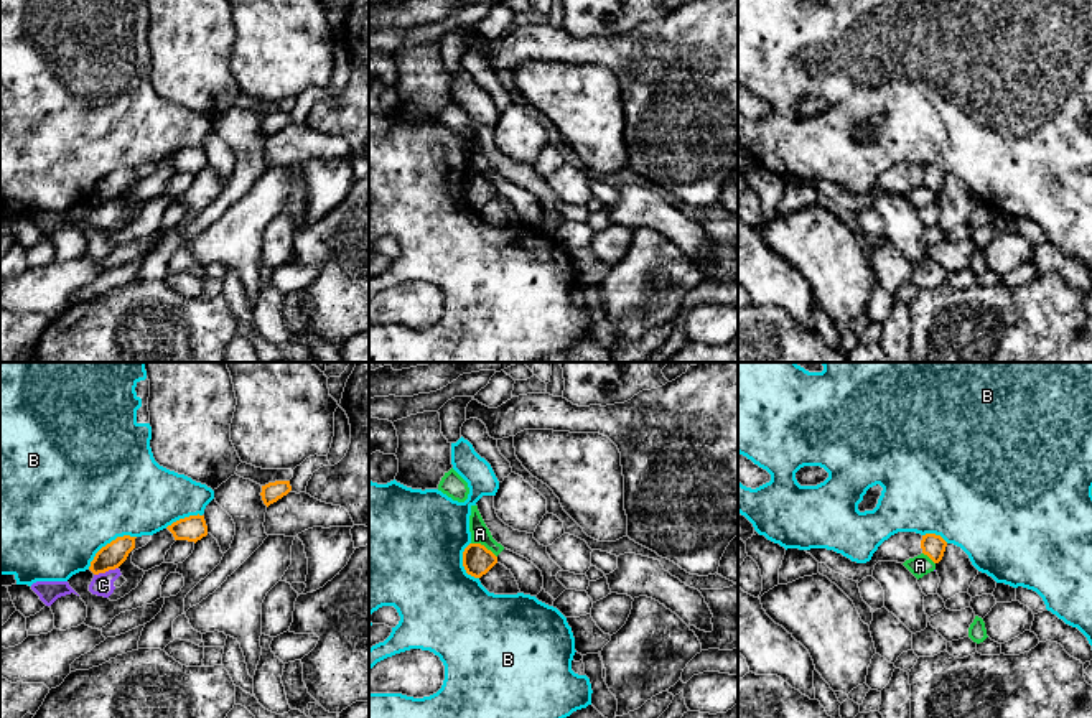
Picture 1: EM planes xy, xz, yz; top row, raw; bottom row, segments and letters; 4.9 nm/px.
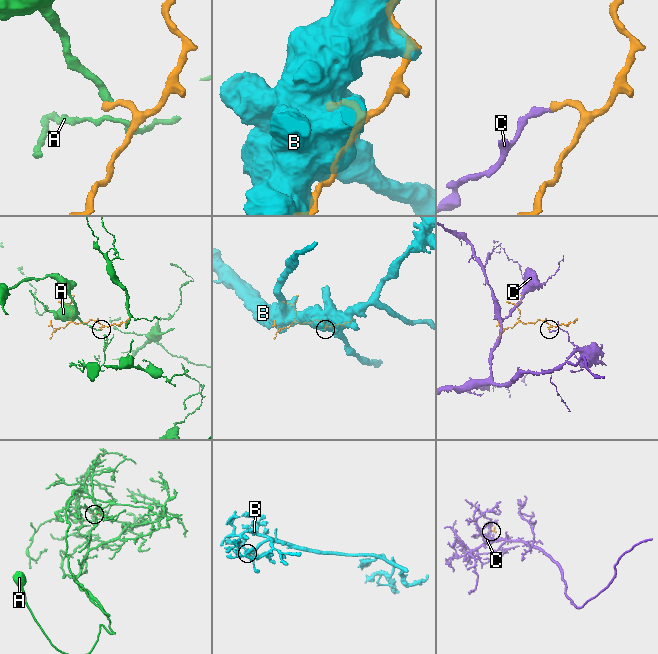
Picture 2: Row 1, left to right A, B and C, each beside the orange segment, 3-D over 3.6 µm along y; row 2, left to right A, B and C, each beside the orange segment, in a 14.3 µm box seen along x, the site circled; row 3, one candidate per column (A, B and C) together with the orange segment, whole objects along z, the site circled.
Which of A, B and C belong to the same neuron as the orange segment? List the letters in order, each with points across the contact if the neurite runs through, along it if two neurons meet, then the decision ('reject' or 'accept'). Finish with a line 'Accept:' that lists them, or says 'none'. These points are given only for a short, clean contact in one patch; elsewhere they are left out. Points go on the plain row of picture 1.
A: border xz (471, 173), (483, 175), (496, 188); reject
B: reject
C: border xy (117, 198), (94, 206); reject
Accept: none

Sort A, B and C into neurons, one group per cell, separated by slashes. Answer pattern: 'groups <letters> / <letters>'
groups A / B / C

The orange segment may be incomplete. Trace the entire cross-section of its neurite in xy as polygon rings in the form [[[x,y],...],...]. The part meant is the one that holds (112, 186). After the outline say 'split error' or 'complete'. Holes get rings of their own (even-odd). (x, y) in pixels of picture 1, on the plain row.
[[[124,166],[102,178],[91,193],[89,201],[99,206],[119,199],[135,180],[135,170],[137,168]]]; complete

